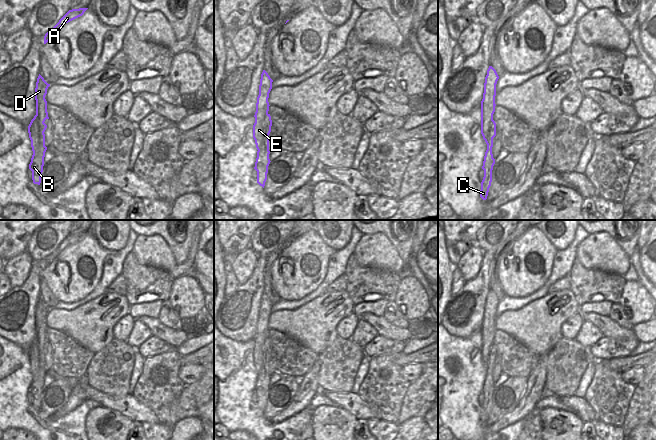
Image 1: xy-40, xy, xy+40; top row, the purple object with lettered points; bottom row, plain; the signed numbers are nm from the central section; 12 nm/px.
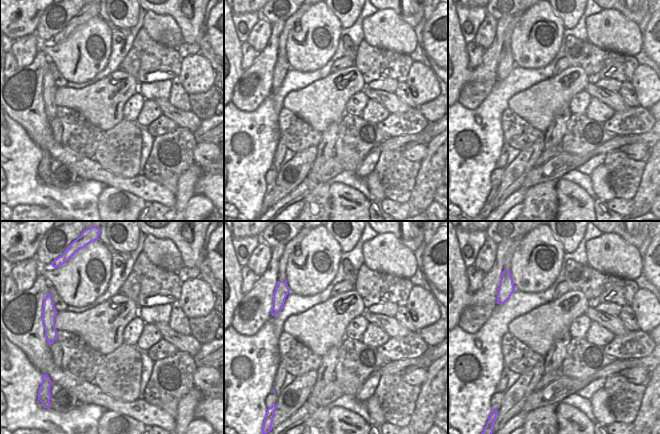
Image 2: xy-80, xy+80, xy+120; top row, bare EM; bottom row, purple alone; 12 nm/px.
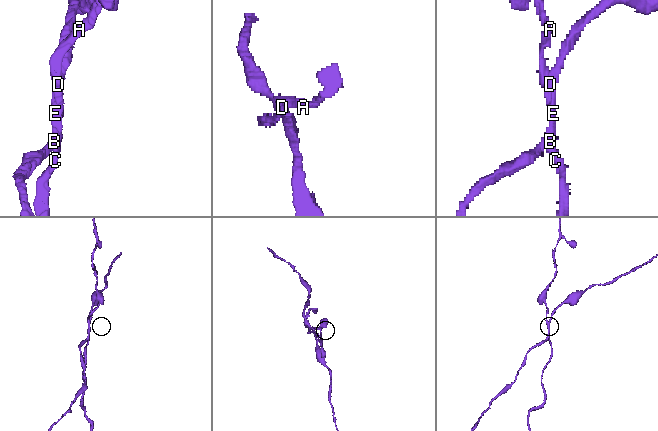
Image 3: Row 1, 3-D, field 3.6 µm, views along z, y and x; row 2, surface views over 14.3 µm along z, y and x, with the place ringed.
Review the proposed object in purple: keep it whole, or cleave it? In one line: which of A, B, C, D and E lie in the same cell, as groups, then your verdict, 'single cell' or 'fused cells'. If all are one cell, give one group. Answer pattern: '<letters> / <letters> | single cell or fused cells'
A B C D / E | fused cells

